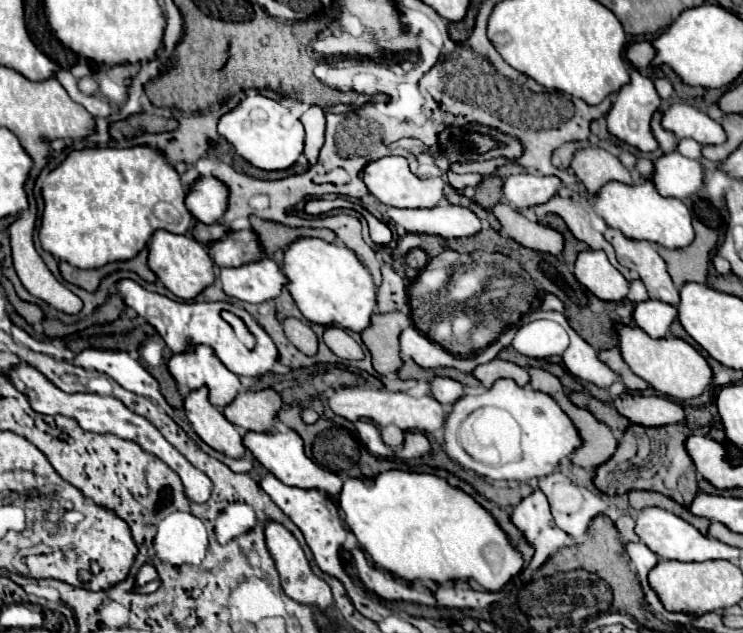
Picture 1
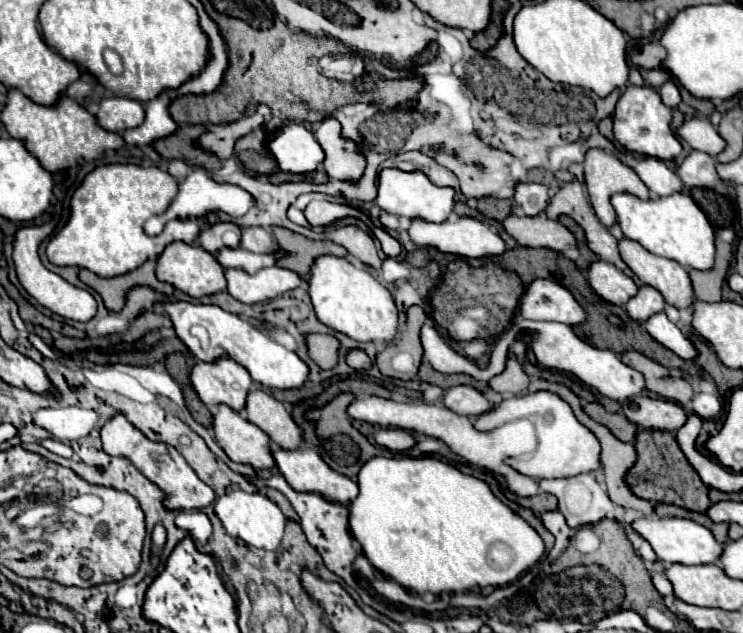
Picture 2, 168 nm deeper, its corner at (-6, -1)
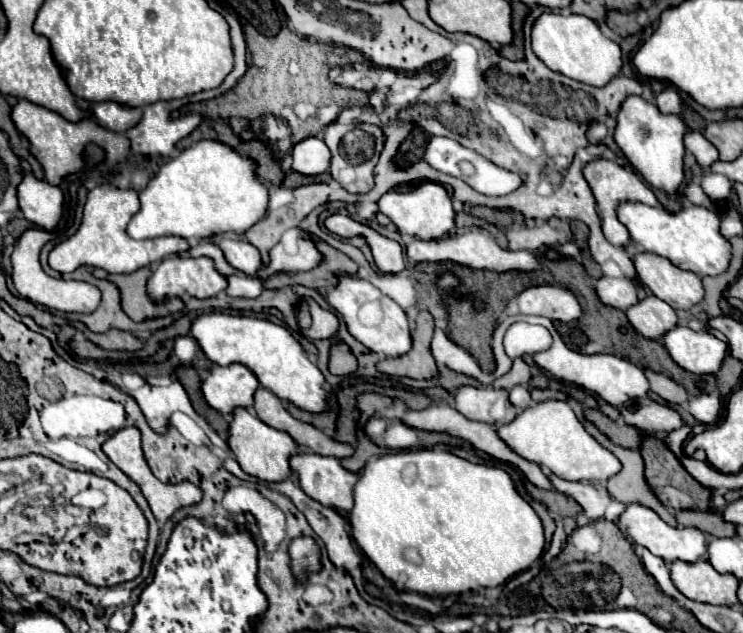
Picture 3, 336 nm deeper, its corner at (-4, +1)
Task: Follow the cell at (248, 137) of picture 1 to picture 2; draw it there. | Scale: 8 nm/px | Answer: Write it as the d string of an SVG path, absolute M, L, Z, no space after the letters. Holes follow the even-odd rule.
M287 123L281 131L271 133L267 149L277 159L279 169L289 173L311 173L325 159L319 141L301 123Z

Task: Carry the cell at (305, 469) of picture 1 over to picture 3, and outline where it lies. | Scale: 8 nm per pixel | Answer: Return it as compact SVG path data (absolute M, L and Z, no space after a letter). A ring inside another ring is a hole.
M297 453L289 457L289 467L299 479L299 487L313 497L315 501L323 503L325 507L337 509L337 511L351 511L353 507L353 487L357 483L357 475L343 469L339 459L335 457L321 457L315 453Z

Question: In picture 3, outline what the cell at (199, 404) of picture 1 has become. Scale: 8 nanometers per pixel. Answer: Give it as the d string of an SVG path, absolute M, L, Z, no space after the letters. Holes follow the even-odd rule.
M235 409L233 411L233 419L229 423L227 445L233 451L237 463L241 465L241 469L245 473L257 477L257 479L263 479L263 481L283 481L291 473L289 457L293 453L301 451L297 447L297 443L287 433L265 425L259 417L255 417L247 409Z

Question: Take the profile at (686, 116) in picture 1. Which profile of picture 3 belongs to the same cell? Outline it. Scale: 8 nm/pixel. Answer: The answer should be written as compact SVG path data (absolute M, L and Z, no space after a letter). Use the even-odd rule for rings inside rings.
M687 131L685 133L685 149L691 151L697 157L697 163L701 163L705 169L709 169L711 163L719 159L719 151L701 131Z

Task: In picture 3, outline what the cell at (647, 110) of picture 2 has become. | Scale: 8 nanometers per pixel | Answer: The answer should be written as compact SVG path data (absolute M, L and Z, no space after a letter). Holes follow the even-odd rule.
M629 95L621 103L615 127L615 141L619 149L625 153L629 163L647 179L649 185L663 189L671 197L677 195L677 189L683 183L683 135L685 123L677 115L661 113L655 103L649 103L639 95Z

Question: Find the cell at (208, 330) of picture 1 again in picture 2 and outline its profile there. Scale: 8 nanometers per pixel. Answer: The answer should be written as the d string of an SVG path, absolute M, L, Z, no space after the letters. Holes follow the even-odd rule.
M165 303L163 305L167 315L171 317L177 337L189 347L189 351L205 363L215 363L221 357L229 357L235 359L239 365L243 365L251 379L261 383L263 387L271 387L271 389L299 389L303 387L305 379L309 377L309 367L289 349L285 349L283 345L279 345L277 341L273 341L269 335L265 335L263 331L255 329L249 321L241 319L239 315L227 313L217 305L193 305L193 303ZM201 325L205 327L207 335L209 335L209 347L203 349L201 341L197 337L191 335L191 327Z

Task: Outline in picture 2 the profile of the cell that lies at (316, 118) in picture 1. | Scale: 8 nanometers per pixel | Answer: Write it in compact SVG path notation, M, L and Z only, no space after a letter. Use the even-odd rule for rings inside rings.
M327 117L315 131L315 137L325 151L323 167L327 175L337 181L357 183L367 167L367 159L355 141L343 139L341 123L335 117Z

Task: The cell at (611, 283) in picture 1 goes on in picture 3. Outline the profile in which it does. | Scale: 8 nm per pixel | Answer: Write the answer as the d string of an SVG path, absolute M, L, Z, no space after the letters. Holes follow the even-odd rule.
M601 277L595 285L595 291L605 305L623 311L639 301L633 281L629 281L627 277Z

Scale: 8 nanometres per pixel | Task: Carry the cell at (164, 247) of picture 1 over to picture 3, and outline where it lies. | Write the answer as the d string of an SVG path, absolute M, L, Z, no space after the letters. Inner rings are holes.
M175 255L175 257L163 259L157 265L157 269L153 271L151 279L147 281L147 291L157 301L161 301L165 297L183 297L183 295L205 299L205 297L213 297L213 295L221 293L225 287L227 287L227 279L221 273L217 273L213 259L209 259L209 257L195 259L195 257Z

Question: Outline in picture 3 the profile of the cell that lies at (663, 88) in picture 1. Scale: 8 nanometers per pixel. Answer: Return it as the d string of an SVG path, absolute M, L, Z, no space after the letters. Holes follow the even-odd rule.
M673 87L663 89L655 97L655 101L657 101L657 107L659 107L661 113L673 113L673 115L679 113L679 95L677 95L677 91Z

